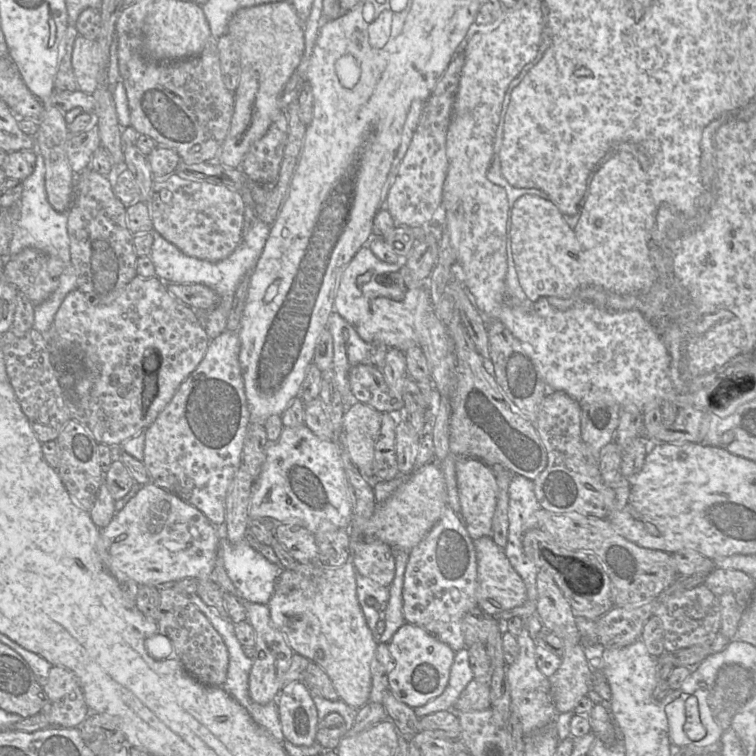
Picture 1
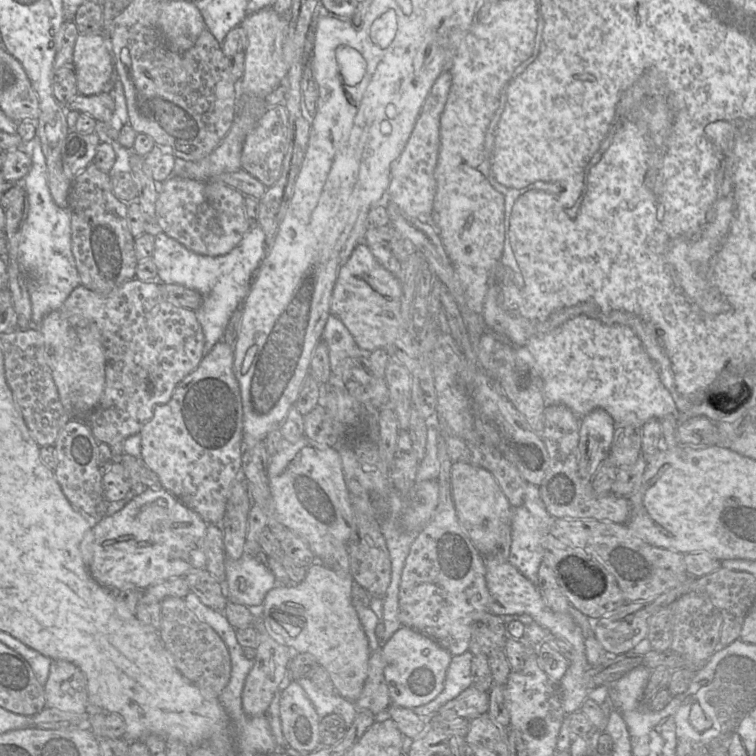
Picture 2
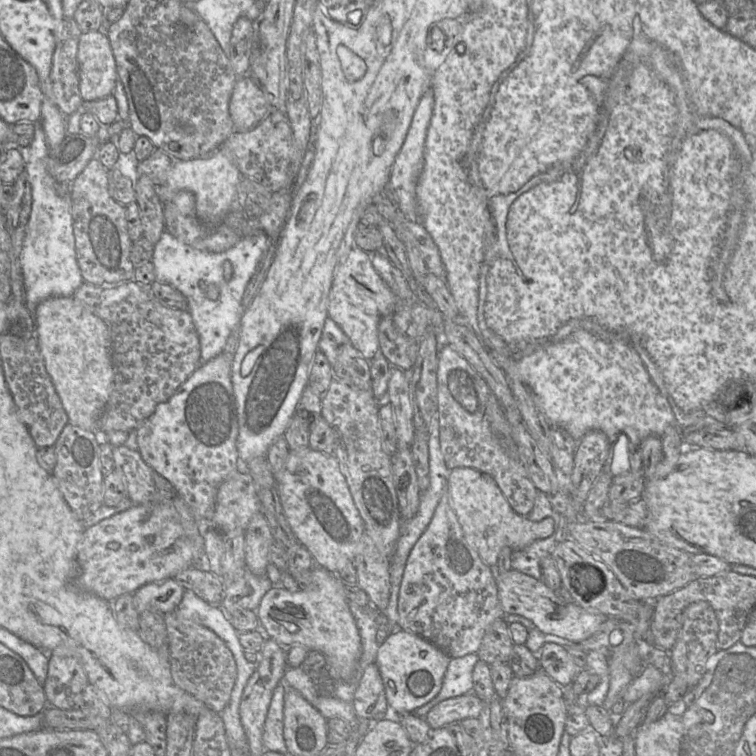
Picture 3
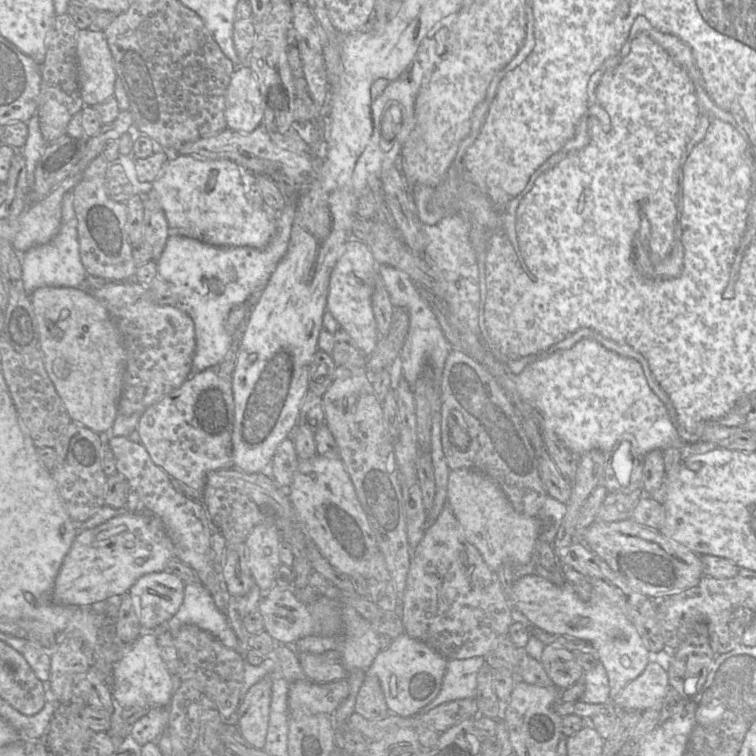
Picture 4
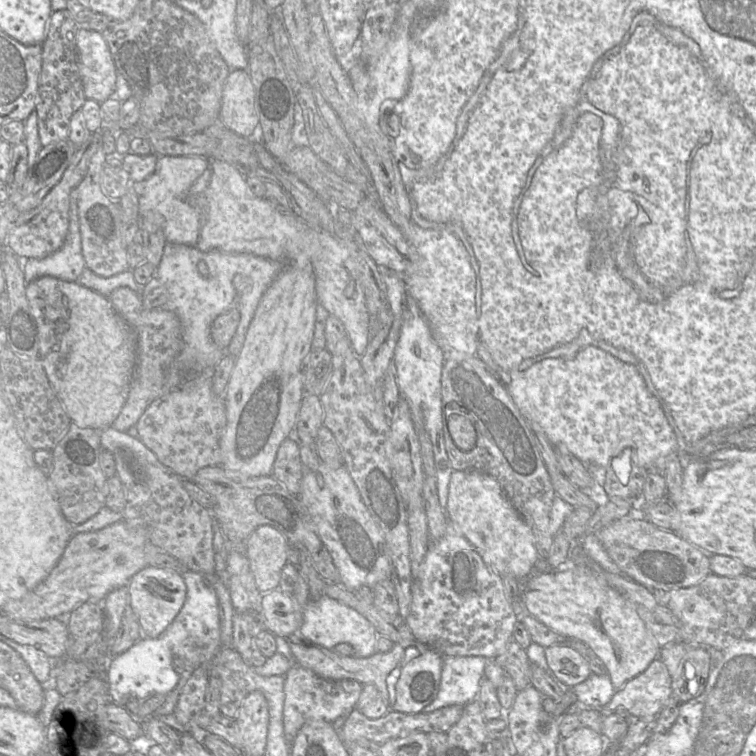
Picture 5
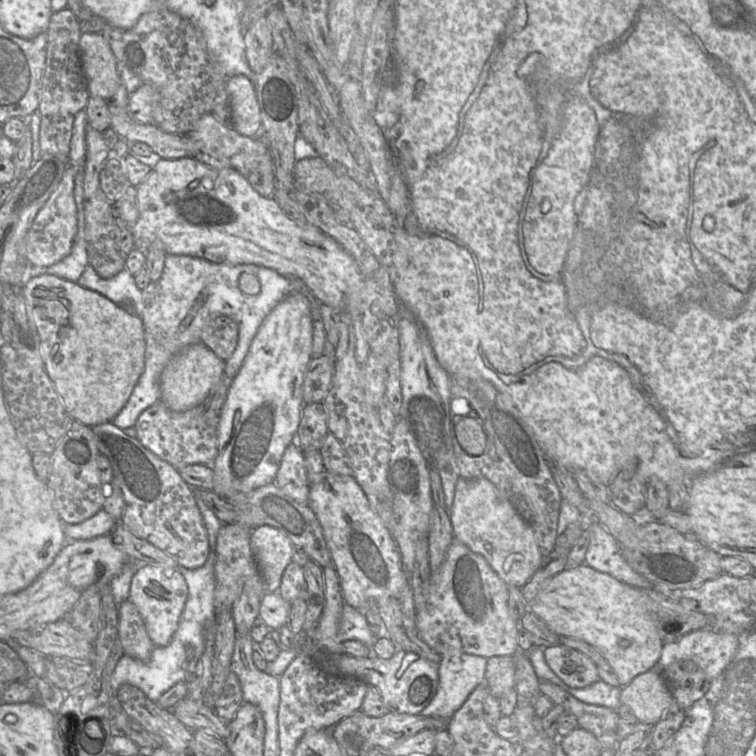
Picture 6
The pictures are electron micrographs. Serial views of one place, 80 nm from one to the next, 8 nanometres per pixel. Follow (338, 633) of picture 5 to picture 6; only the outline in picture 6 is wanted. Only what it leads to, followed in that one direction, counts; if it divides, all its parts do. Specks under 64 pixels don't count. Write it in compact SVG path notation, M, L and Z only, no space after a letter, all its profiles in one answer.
M344 604L339 623L340 642L357 640L372 647L376 637L370 630L367 619L359 610Z

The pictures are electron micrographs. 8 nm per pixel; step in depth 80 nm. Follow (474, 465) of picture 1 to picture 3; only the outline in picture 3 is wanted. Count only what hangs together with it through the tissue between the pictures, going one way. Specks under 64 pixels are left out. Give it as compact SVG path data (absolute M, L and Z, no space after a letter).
M474 468L451 469L447 486L451 497L451 506L466 541L475 549L481 560L491 568L496 567L502 548L521 550L537 539L549 537L554 531L554 520L551 517L535 522L517 514L496 482L489 475Z

